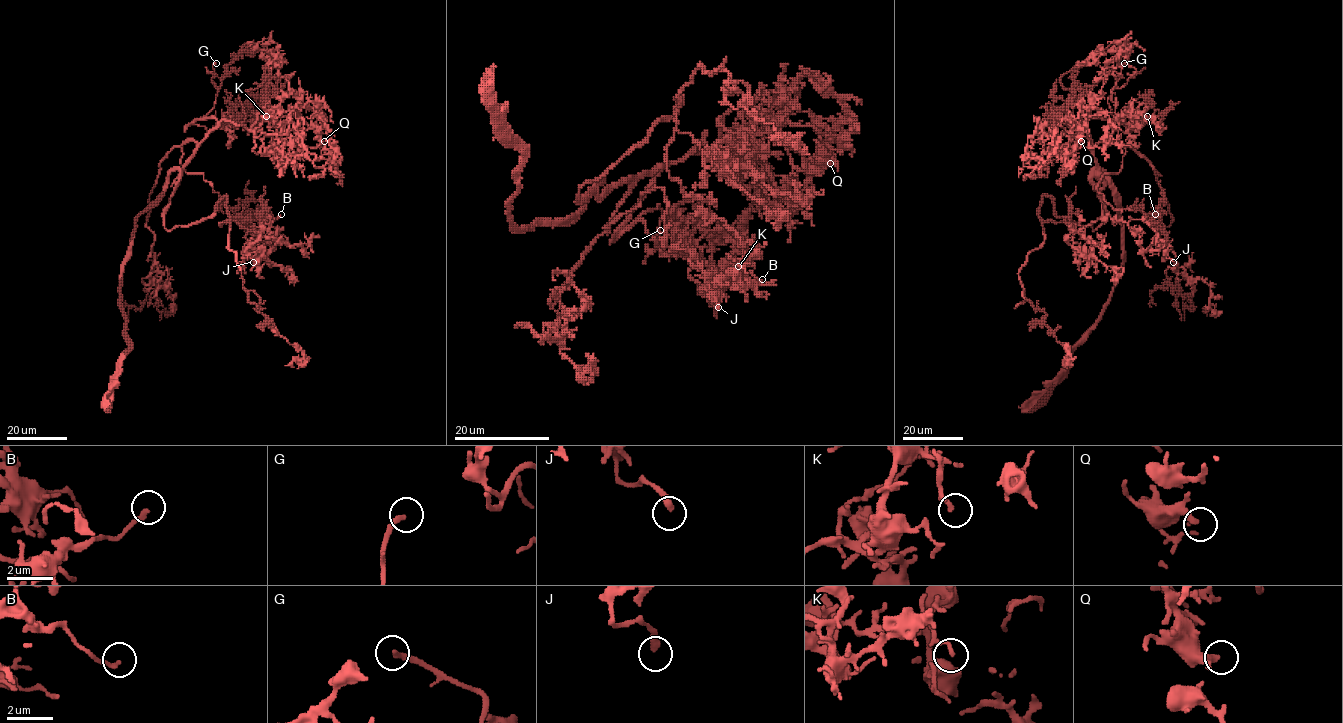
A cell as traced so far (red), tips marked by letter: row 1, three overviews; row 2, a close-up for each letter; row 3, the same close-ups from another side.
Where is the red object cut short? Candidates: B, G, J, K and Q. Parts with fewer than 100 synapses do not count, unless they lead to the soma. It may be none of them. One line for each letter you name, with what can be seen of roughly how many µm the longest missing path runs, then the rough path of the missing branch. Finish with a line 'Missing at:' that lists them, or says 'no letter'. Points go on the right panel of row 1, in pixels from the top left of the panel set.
G: Missing length about 35 µm. Course of what is missing: (1124, 63), (1127, 60), (1138, 67), (1152, 62), (1155, 67), (1164, 67), (1161, 62), (1151, 59), (1161, 60)
Missing at: G

